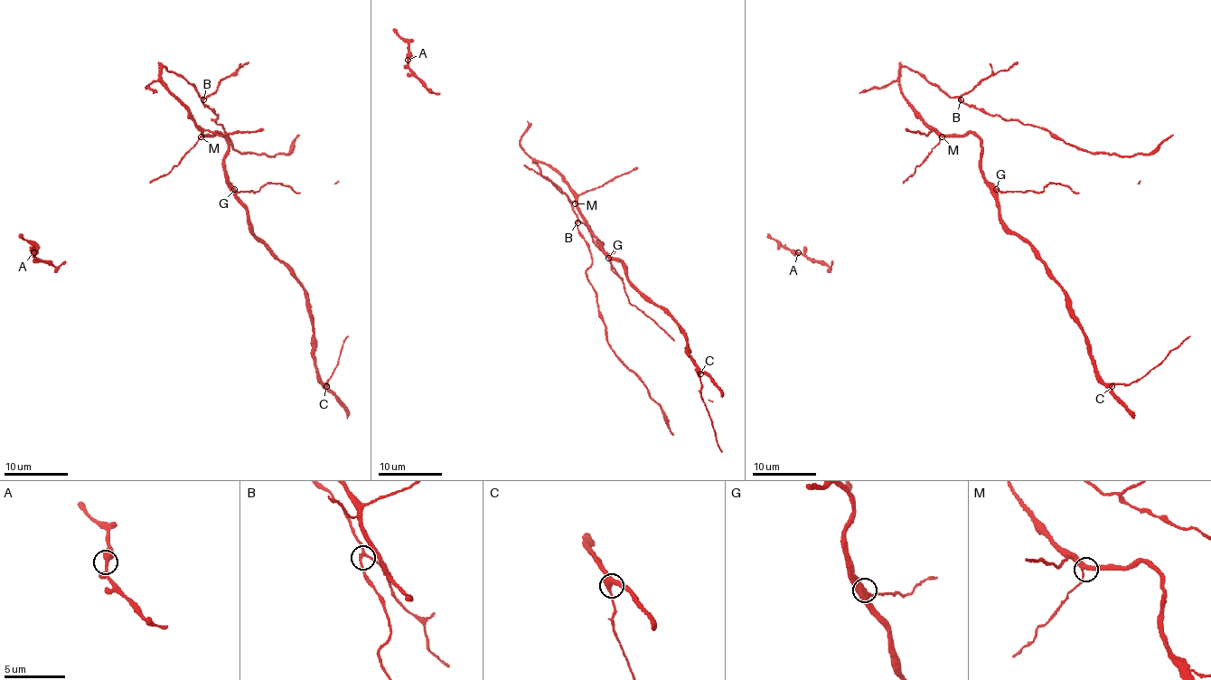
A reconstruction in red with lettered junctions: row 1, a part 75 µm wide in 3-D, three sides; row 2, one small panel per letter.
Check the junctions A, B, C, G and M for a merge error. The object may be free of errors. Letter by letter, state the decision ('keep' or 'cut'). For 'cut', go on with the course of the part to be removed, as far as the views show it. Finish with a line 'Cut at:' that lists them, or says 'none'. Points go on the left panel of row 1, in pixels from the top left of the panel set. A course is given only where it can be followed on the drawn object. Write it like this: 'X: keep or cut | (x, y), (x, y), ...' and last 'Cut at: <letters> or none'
A: keep
B: keep
C: keep
G: keep
M: keep
Cut at: none

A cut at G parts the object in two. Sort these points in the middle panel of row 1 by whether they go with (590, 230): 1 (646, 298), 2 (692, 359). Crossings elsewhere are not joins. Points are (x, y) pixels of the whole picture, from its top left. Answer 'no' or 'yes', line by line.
1: yes
2: yes

